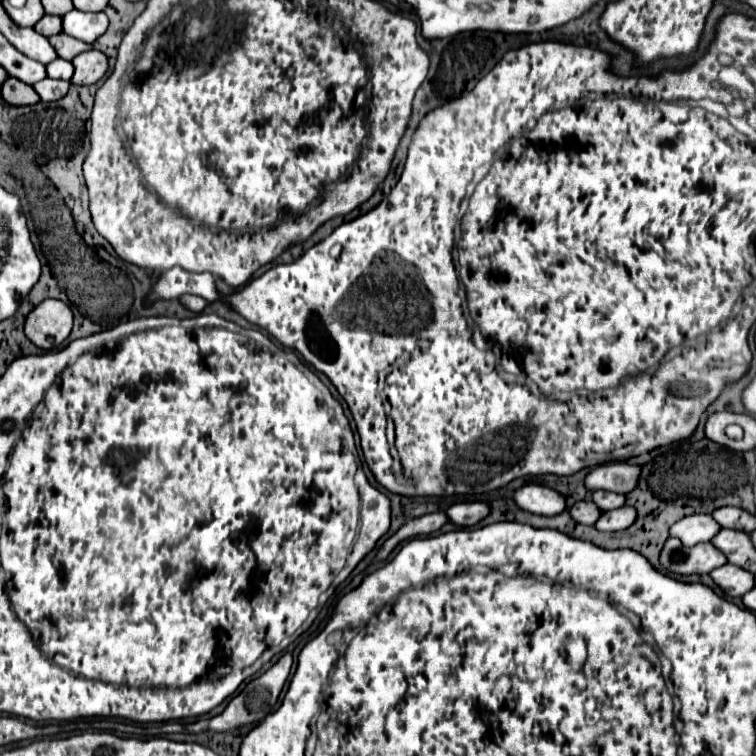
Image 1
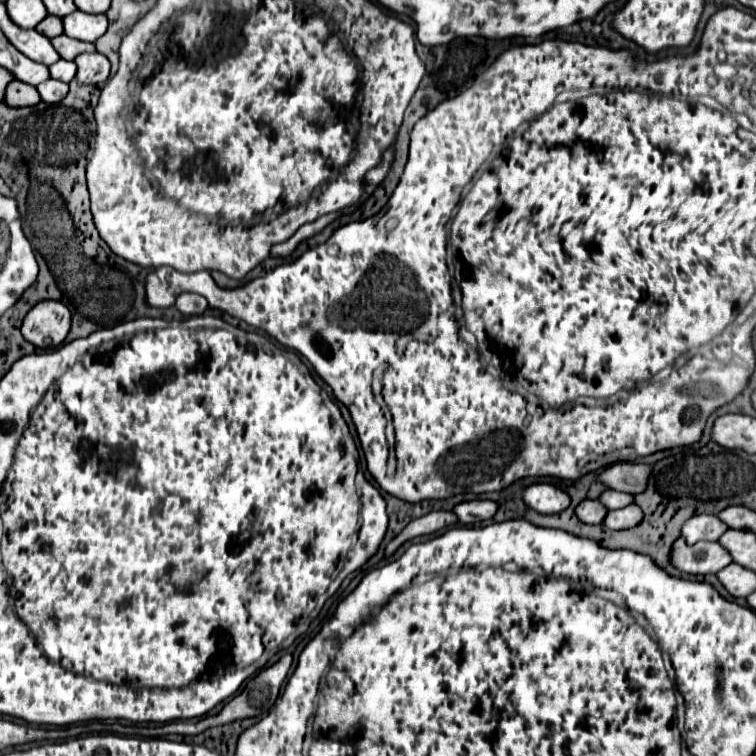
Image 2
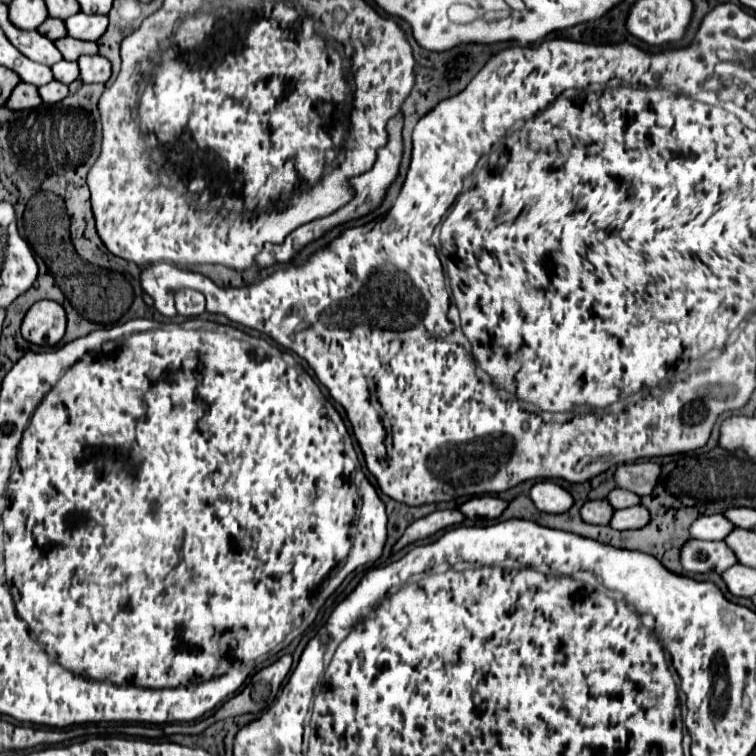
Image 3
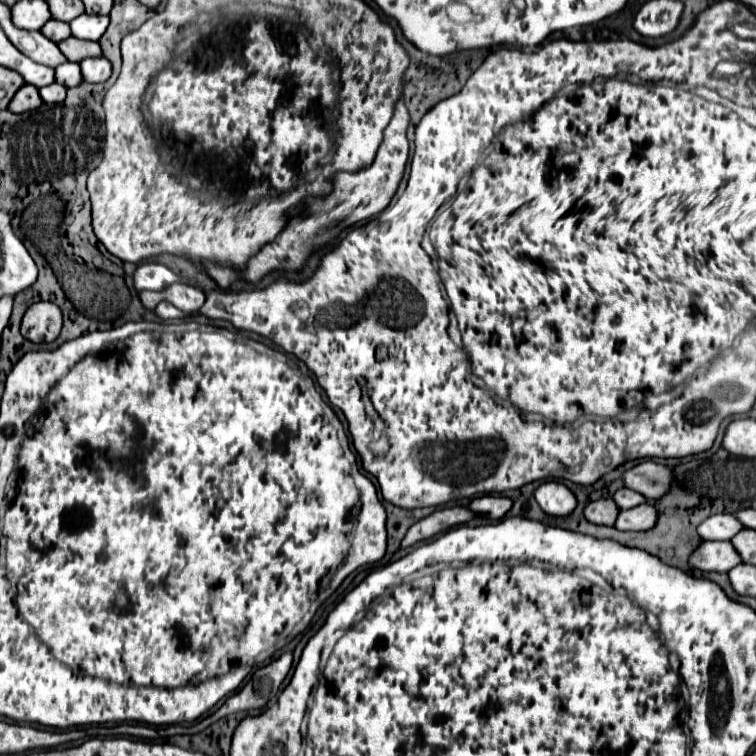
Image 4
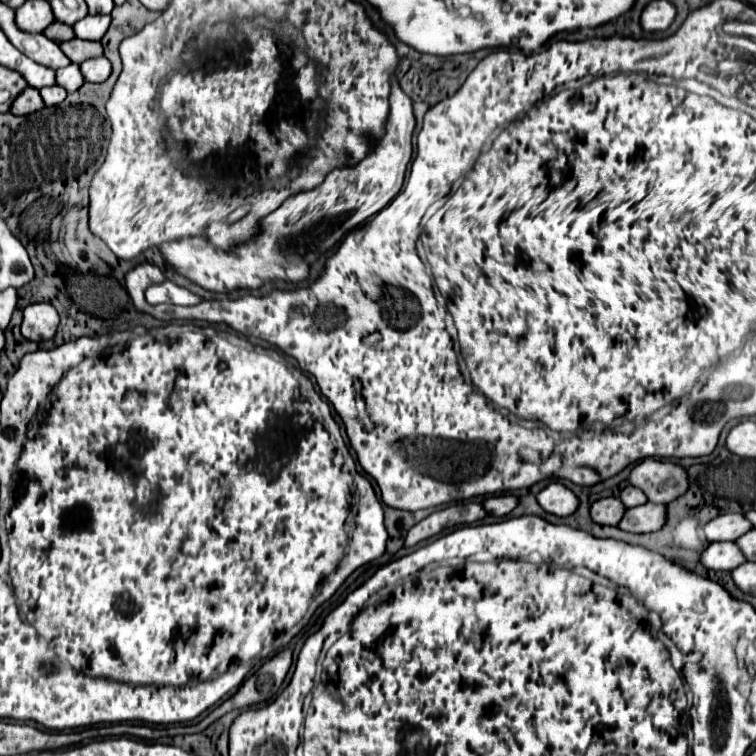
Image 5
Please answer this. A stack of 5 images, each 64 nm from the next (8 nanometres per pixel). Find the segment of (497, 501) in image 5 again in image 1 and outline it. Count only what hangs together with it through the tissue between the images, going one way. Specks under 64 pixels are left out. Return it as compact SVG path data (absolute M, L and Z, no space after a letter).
M458 502L446 510L446 516L452 524L468 528L468 526L478 524L482 518L486 518L488 512L490 508L484 502Z

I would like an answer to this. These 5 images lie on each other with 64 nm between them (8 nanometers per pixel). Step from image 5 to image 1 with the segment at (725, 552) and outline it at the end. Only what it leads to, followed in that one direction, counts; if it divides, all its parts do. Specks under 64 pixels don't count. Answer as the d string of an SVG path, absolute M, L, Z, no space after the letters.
M668 538L660 550L660 564L674 574L708 574L726 562L726 556L710 542L688 548L678 538Z

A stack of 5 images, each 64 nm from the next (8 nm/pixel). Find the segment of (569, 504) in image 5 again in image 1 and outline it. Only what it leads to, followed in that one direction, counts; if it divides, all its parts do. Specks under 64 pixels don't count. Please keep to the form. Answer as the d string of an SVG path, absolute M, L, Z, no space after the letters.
M524 484L512 494L512 498L518 508L540 516L556 516L566 510L566 502L556 490L540 484Z

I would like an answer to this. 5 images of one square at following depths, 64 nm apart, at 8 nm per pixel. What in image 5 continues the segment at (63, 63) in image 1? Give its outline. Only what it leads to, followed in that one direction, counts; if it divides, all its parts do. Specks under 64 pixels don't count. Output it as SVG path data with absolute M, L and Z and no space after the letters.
M70 64L66 68L56 70L56 84L64 86L68 92L78 90L84 84L84 76L82 76L78 64Z

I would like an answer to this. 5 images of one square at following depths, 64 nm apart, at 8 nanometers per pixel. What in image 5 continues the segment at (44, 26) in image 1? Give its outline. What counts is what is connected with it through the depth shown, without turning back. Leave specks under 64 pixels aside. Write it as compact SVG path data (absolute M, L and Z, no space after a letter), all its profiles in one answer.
M52 22L52 26L48 26L44 30L44 36L50 38L50 40L54 40L56 44L60 44L64 40L74 38L74 30L72 30L72 26L66 26L66 24L60 24L60 22Z

